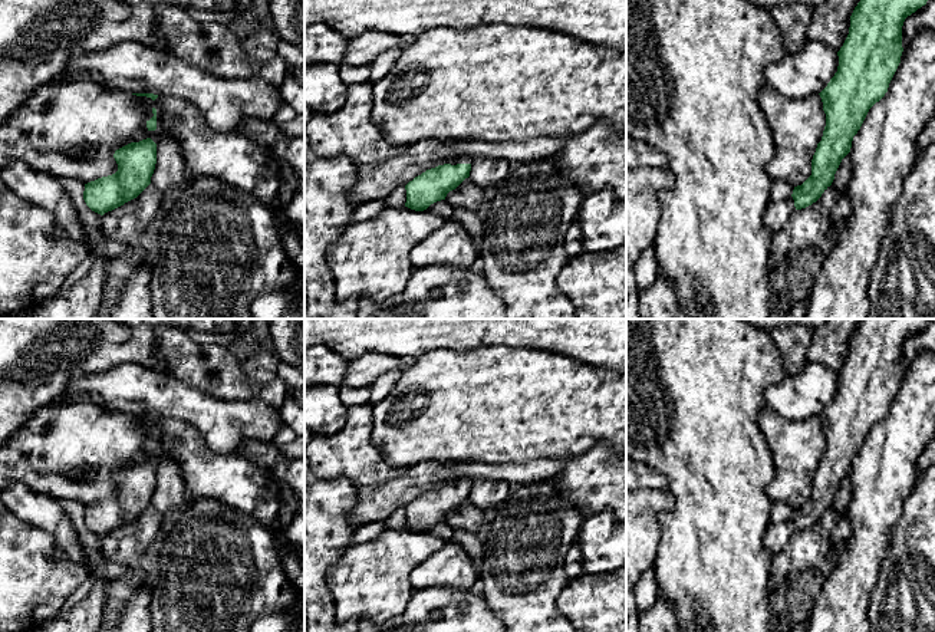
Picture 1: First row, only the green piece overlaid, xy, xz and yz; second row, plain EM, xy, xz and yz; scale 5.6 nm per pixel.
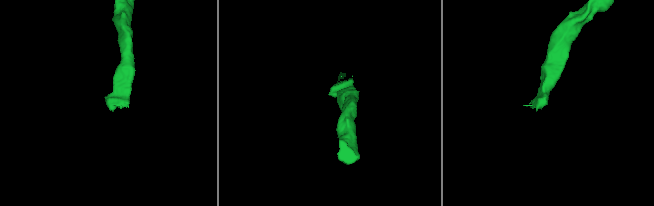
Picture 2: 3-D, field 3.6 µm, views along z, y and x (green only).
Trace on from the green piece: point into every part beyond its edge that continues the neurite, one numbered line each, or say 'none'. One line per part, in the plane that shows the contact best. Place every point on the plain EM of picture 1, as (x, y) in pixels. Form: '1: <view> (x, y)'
1: xz (460, 480)

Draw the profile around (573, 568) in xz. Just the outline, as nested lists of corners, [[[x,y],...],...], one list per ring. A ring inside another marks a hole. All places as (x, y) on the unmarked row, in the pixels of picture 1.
[[[573,543],[569,549],[566,564],[564,564],[564,573],[569,580],[580,576],[583,573],[582,567],[582,552],[579,547],[579,543]]]

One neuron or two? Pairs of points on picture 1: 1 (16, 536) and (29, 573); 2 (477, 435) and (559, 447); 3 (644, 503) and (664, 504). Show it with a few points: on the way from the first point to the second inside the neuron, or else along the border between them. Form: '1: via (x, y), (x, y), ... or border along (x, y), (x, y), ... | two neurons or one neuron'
1: via (16, 545), (16, 560), (20, 565) | one neuron
2: via (497, 435), (539, 435) | one neuron
3: via (648, 503), (659, 503) | one neuron

